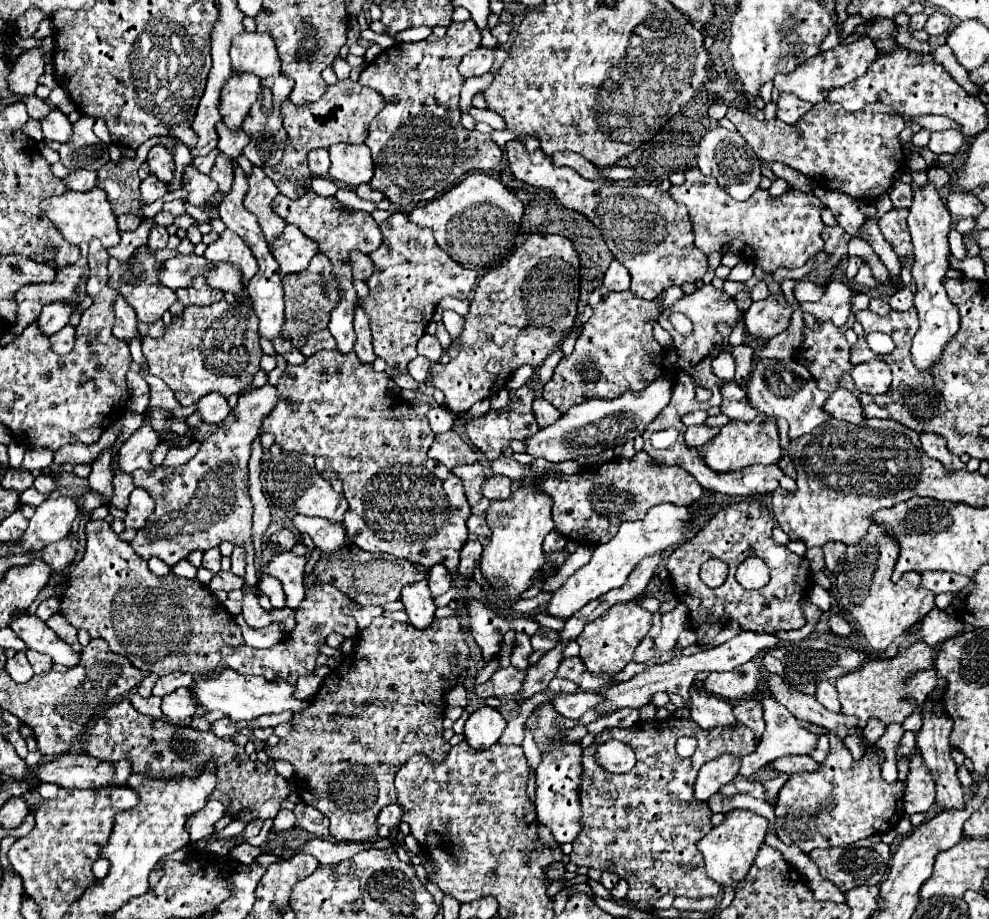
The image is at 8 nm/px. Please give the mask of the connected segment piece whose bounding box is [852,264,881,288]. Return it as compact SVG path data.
M862 264L862 266L860 266L858 274L856 274L852 281L861 285L870 286L870 288L872 288L872 285L881 284L874 278L874 276L872 276L872 270L870 270L868 264Z

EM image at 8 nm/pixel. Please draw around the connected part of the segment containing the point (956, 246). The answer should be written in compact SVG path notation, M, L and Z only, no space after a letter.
M952 229L948 234L948 241L951 253L954 254L958 260L962 260L962 258L966 257L966 247L963 243L963 235L958 233L955 229Z

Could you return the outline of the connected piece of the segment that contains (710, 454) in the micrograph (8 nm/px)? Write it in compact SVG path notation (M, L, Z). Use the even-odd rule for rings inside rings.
M758 414L752 422L730 420L726 426L720 428L720 432L704 450L706 464L716 472L734 472L752 464L776 464L780 458L782 448L778 442L778 426L774 418L768 418L766 414Z

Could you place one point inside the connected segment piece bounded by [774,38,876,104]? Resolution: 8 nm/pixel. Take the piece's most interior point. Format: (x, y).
(812, 80)

